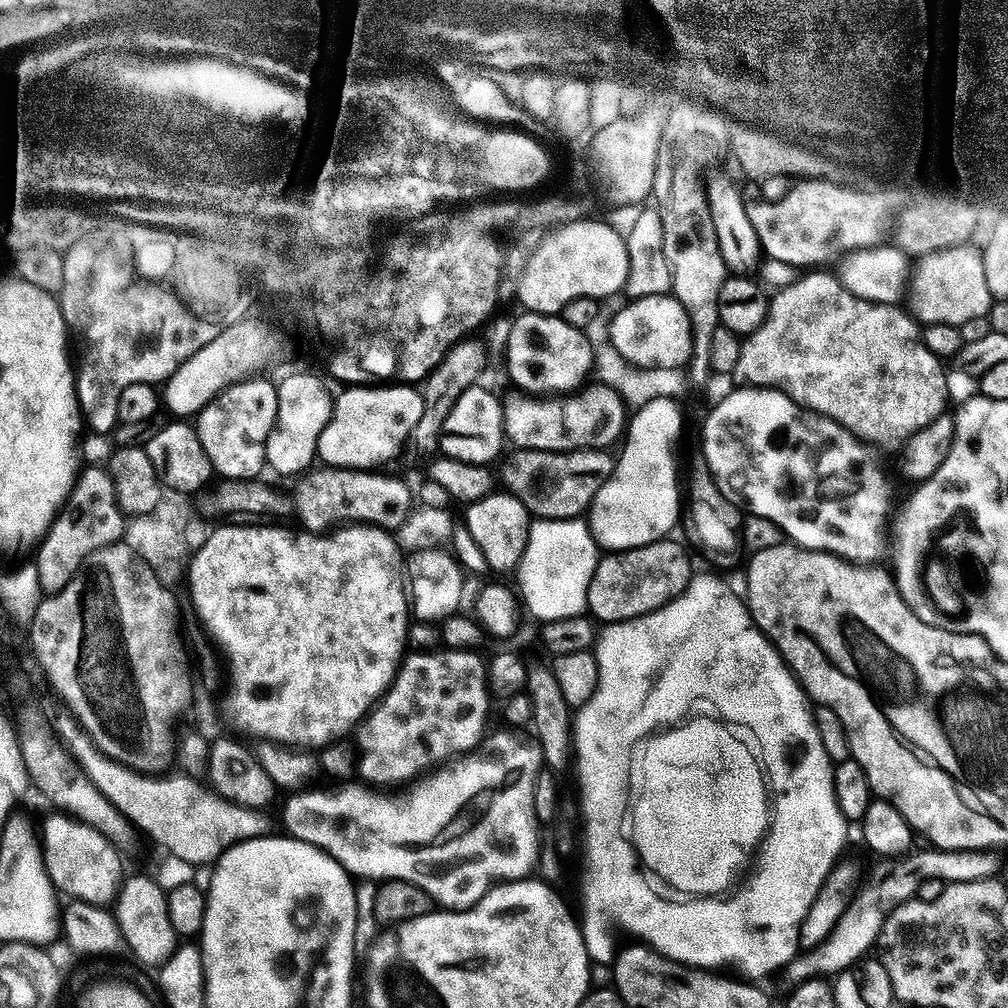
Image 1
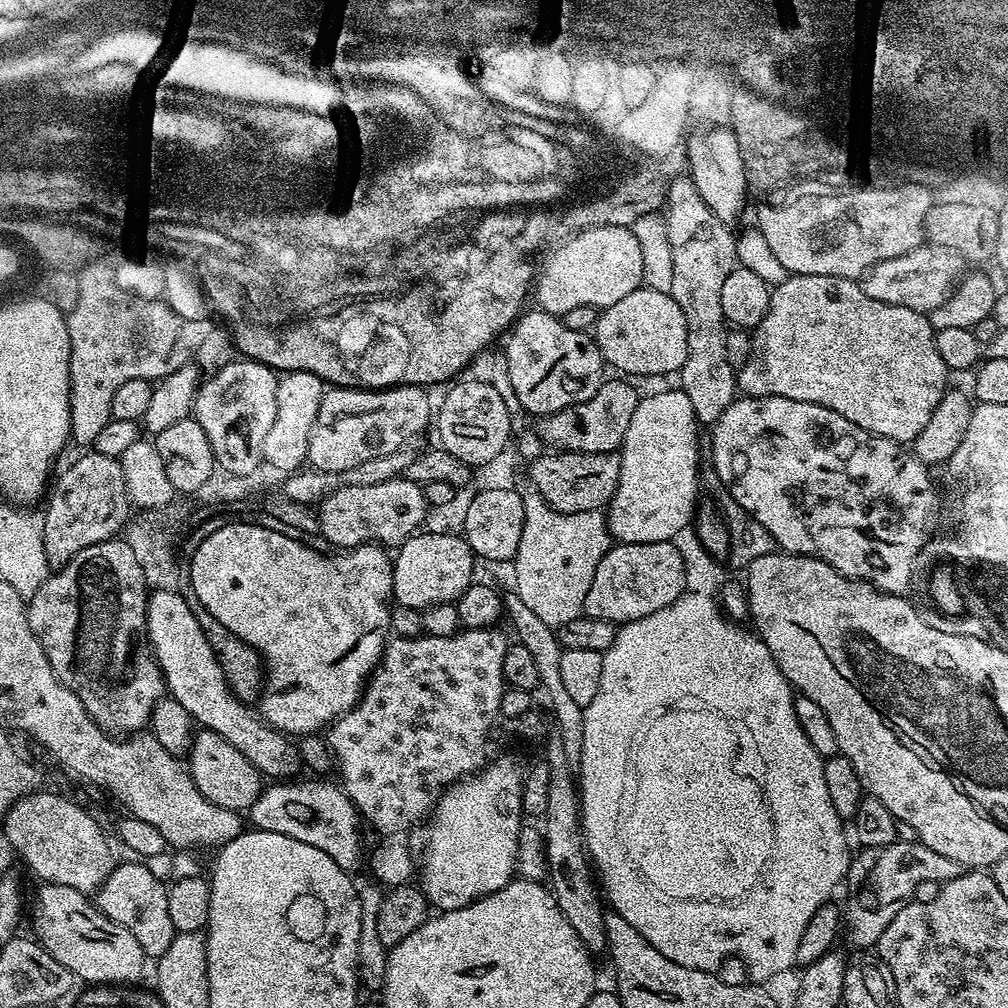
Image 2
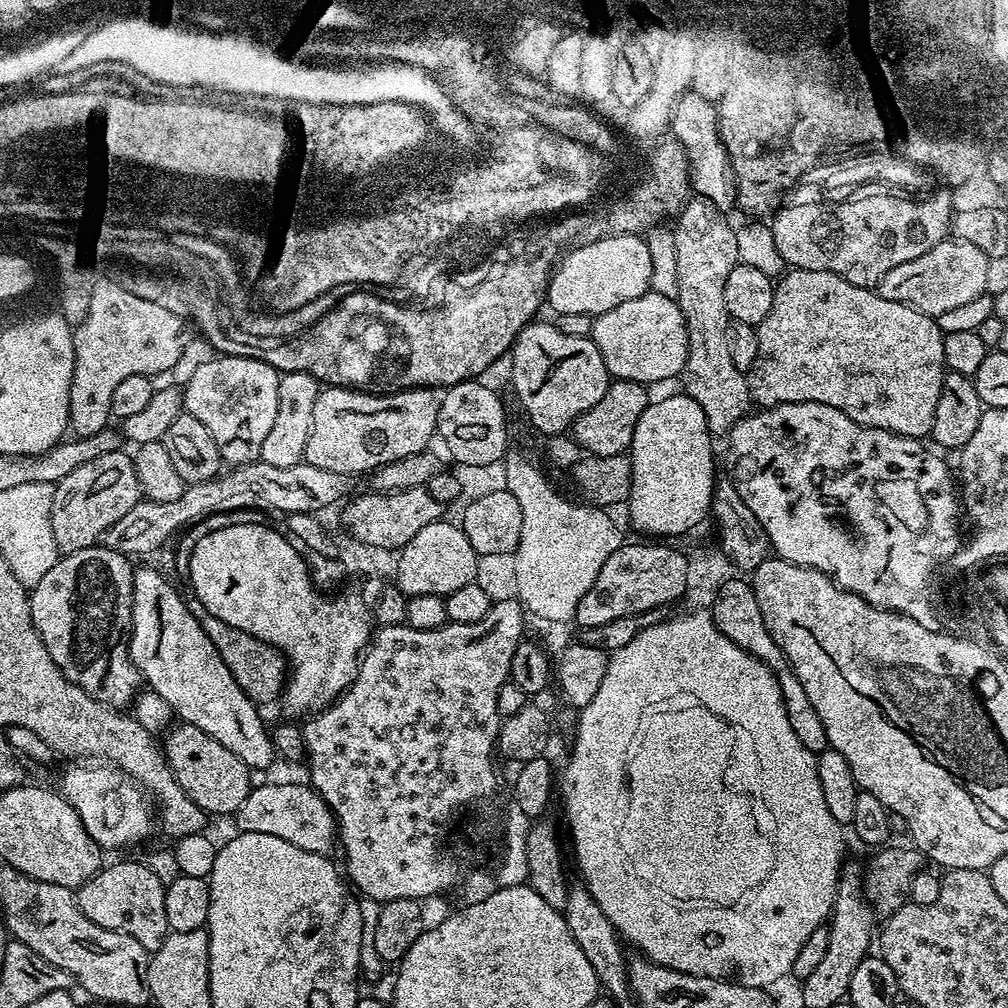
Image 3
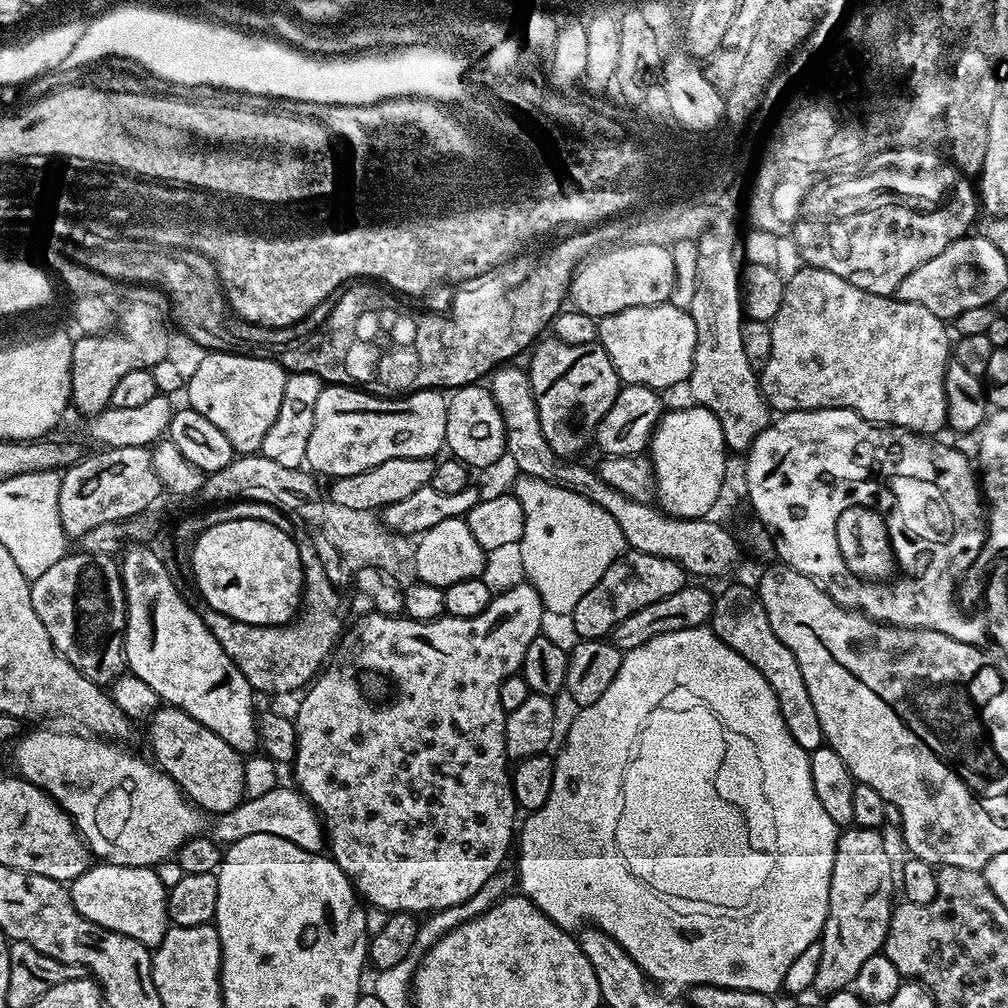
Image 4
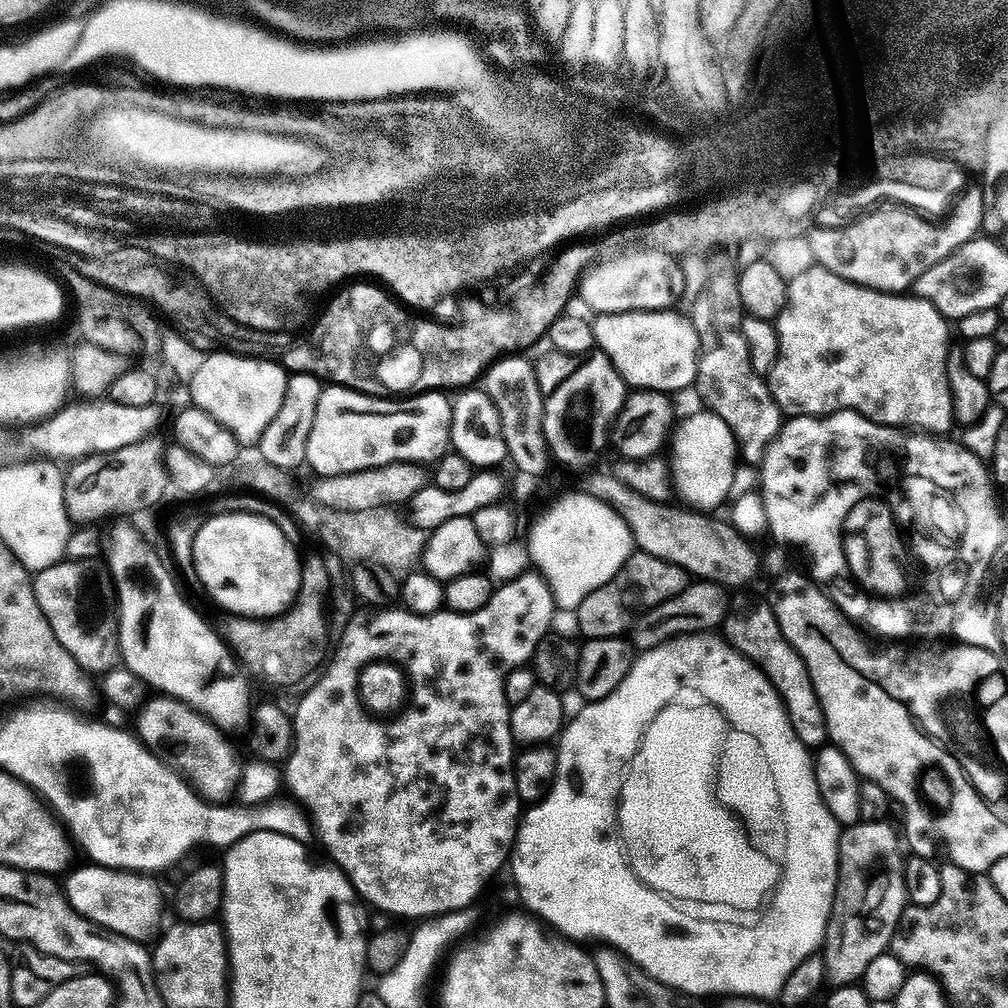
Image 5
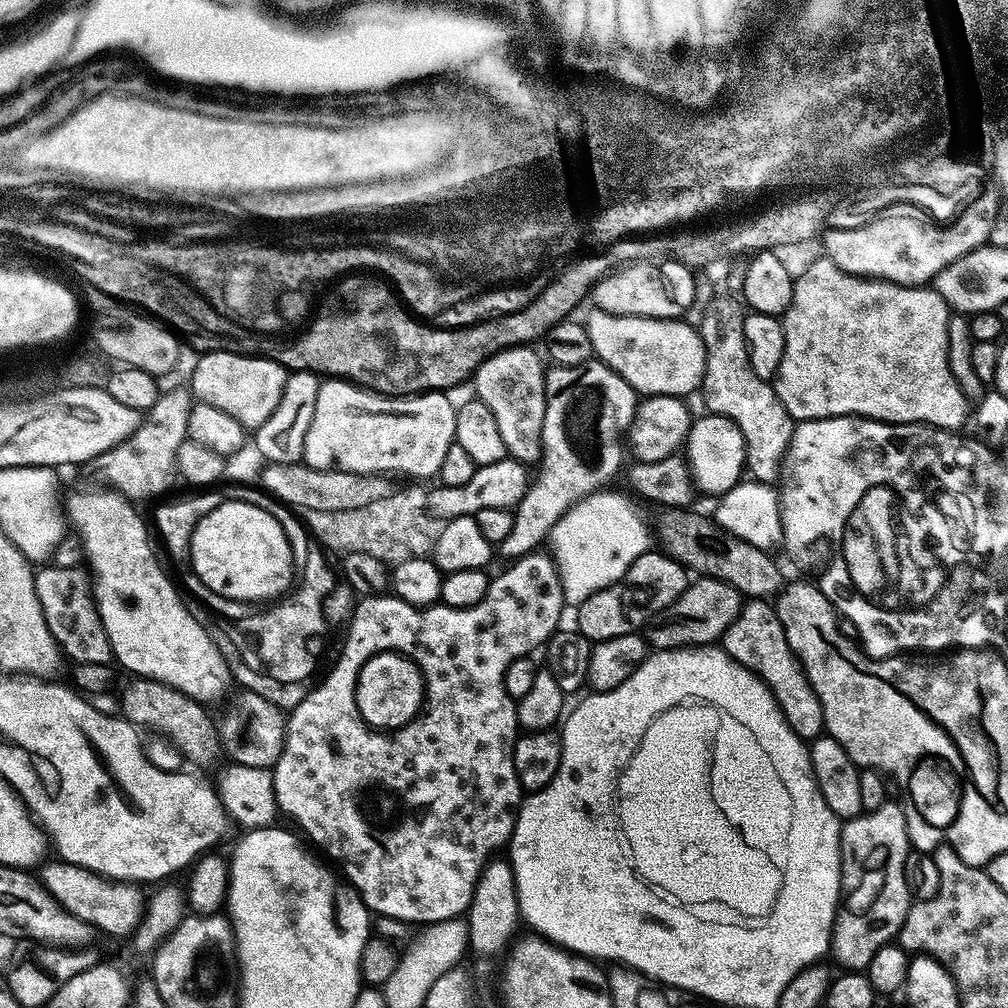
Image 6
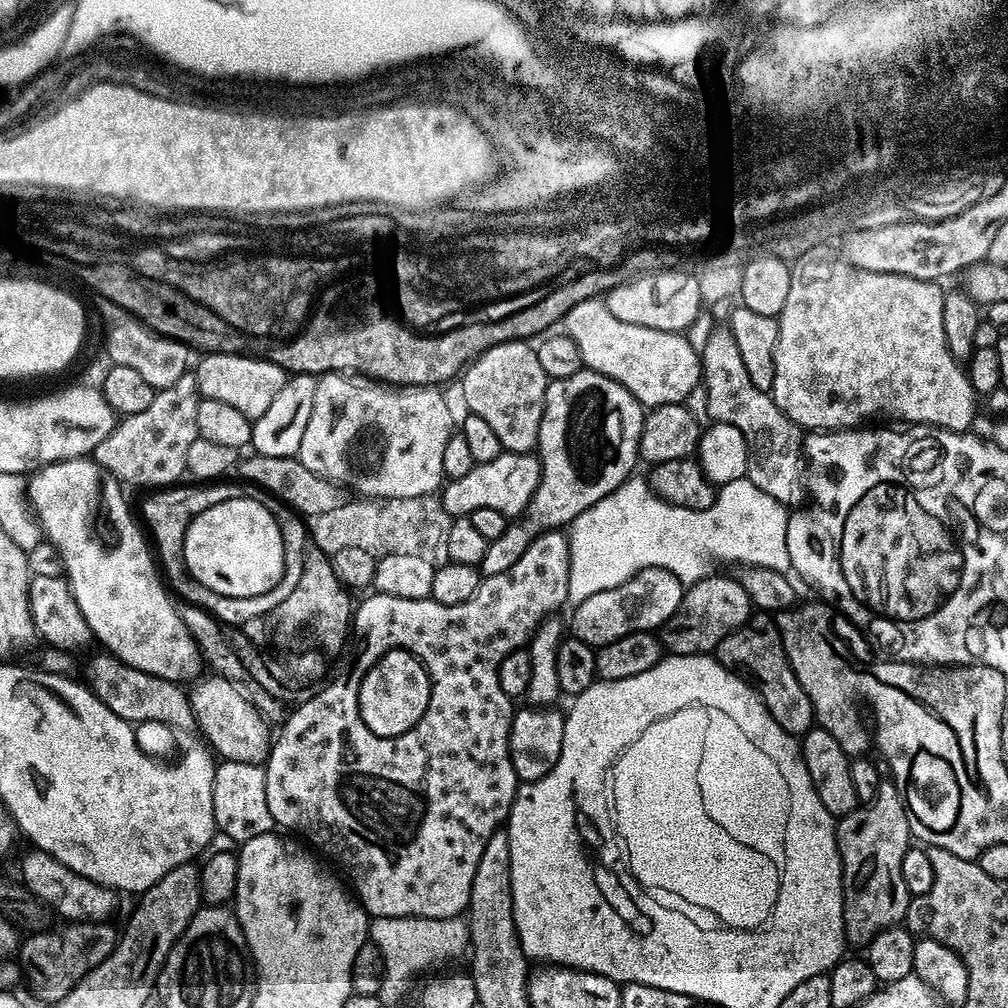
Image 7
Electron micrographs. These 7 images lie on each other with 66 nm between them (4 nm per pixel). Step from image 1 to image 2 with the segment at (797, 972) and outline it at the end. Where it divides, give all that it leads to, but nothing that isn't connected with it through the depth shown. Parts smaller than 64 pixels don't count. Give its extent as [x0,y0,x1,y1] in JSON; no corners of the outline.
[842,838,962,949]

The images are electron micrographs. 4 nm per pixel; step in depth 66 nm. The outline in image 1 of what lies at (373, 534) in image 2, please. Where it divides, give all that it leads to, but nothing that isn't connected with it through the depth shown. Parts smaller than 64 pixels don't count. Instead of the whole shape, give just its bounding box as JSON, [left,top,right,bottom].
[290,466,414,534]

